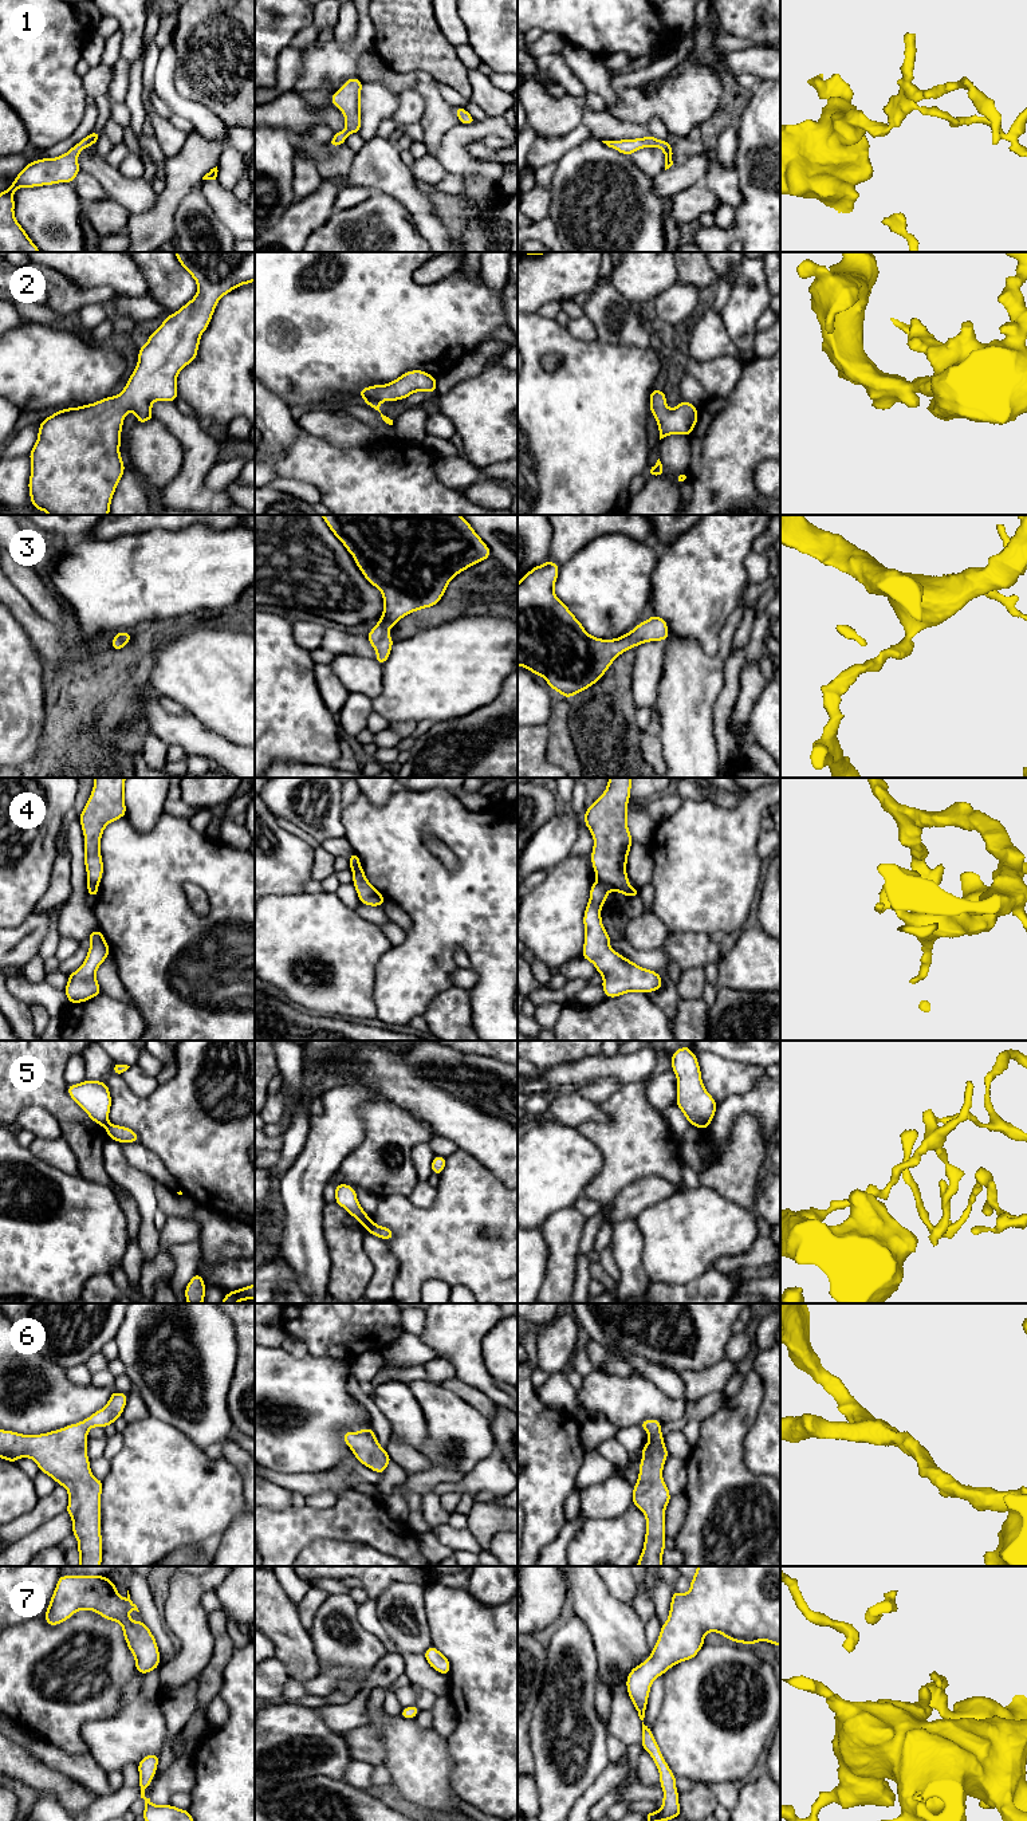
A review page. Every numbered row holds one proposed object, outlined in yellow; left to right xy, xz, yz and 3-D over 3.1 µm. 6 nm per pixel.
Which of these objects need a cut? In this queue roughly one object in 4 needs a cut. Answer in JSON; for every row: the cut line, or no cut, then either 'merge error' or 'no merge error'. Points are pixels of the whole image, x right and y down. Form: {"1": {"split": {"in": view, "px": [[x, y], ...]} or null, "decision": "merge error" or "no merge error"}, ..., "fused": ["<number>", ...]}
{"1": {"split": null, "decision": "no merge error"}, "2": {"split": null, "decision": "no merge error"}, "3": {"split": null, "decision": "no merge error"}, "4": {"split": {"in": "yz", "px": [[597, 878], [610, 889]]}, "decision": "merge error"}, "5": {"split": {"in": "xz", "px": [[370, 1220], [366, 1228]]}, "decision": "merge error"}, "6": {"split": null, "decision": "no merge error"}, "7": {"split": null, "decision": "no merge error"}, "fused": ["4", "5"]}

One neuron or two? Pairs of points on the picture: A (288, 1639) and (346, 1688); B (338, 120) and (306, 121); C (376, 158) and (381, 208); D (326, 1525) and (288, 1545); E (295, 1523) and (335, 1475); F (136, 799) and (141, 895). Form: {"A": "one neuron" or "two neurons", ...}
{"A": "two neurons", "B": "one neuron", "C": "two neurons", "D": "one neuron", "E": "two neurons", "F": "two neurons"}

